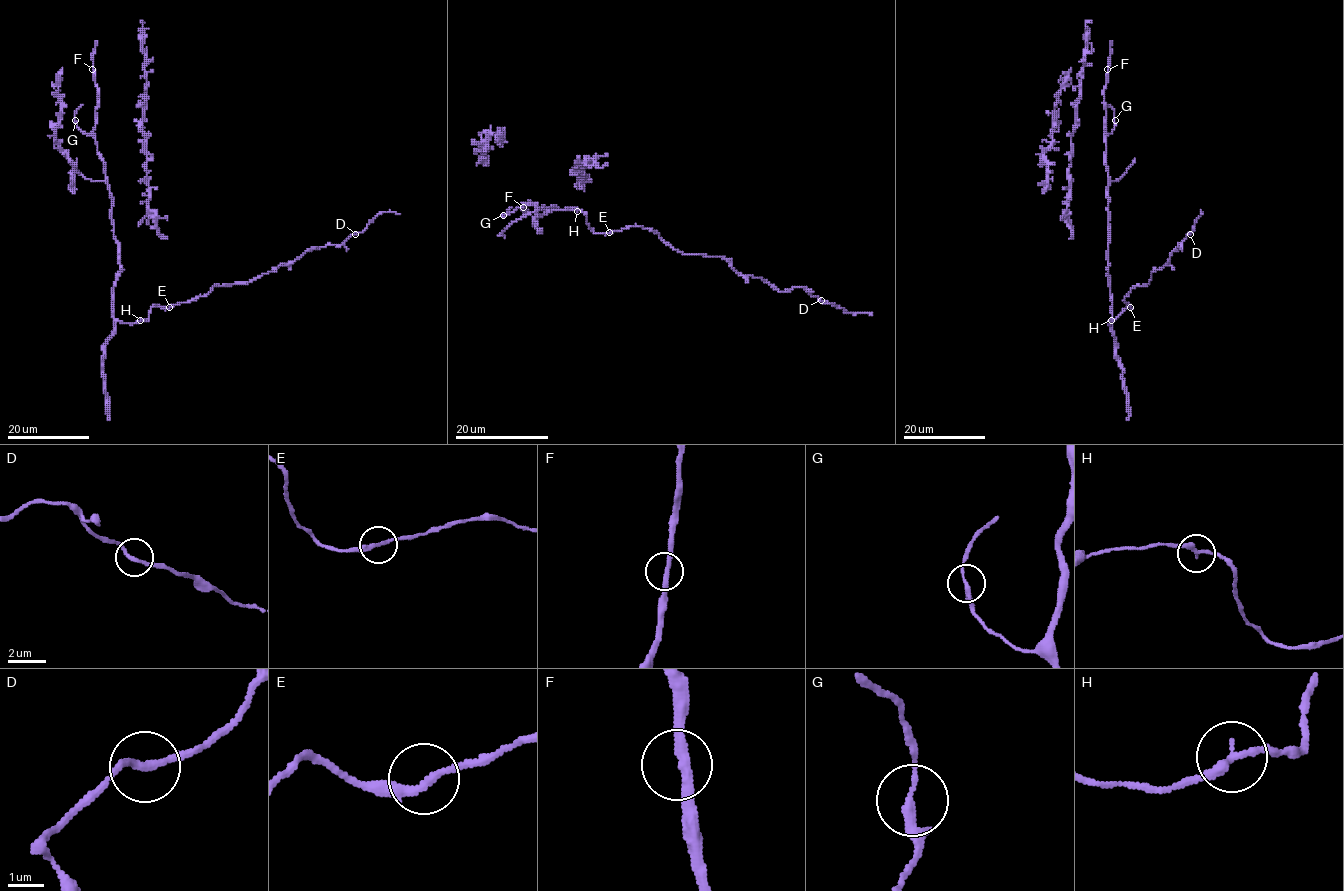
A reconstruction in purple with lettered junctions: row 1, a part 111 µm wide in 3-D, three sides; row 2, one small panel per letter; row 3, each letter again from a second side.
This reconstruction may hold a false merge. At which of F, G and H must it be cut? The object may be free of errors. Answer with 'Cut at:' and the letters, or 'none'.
Cut at: none

